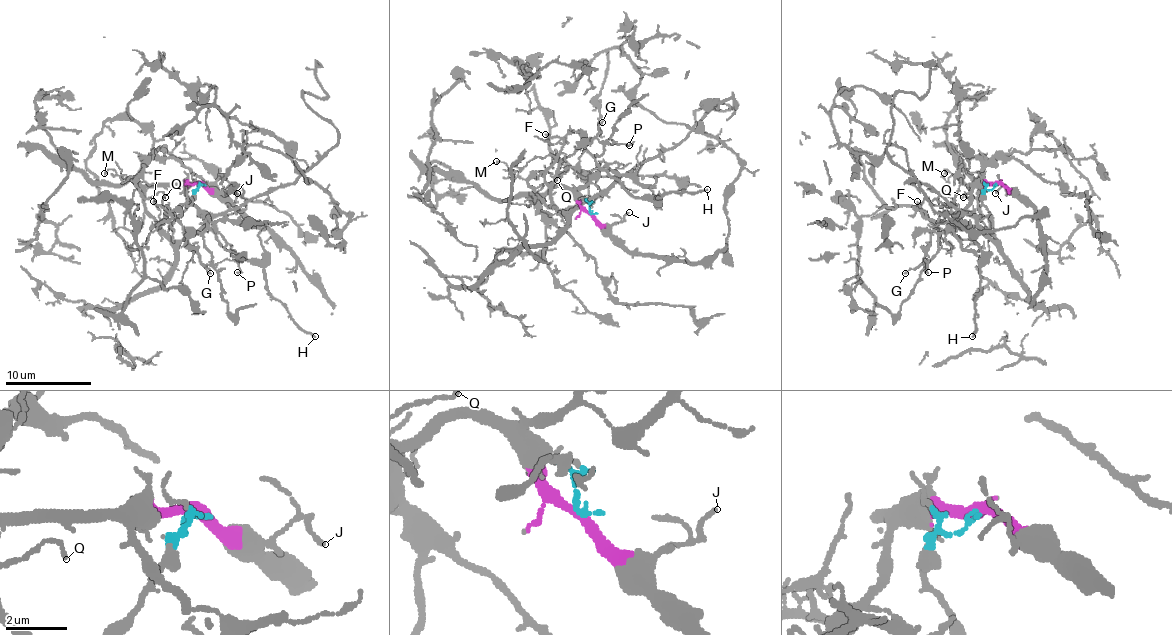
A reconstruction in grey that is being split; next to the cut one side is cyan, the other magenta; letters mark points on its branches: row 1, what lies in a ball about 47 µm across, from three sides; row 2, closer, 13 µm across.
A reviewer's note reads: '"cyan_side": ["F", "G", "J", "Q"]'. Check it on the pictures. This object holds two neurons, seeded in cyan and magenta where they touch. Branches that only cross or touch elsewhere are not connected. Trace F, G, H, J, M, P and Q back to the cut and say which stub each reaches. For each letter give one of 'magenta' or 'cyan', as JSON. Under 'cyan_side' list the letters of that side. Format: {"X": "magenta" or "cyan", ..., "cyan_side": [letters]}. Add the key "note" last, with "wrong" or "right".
{"F": "cyan", "G": "cyan", "H": "magenta", "J": "magenta", "M": "cyan", "P": "magenta", "Q": "cyan", "cyan_side": ["F", "G", "M", "Q"], "note": "wrong"}

